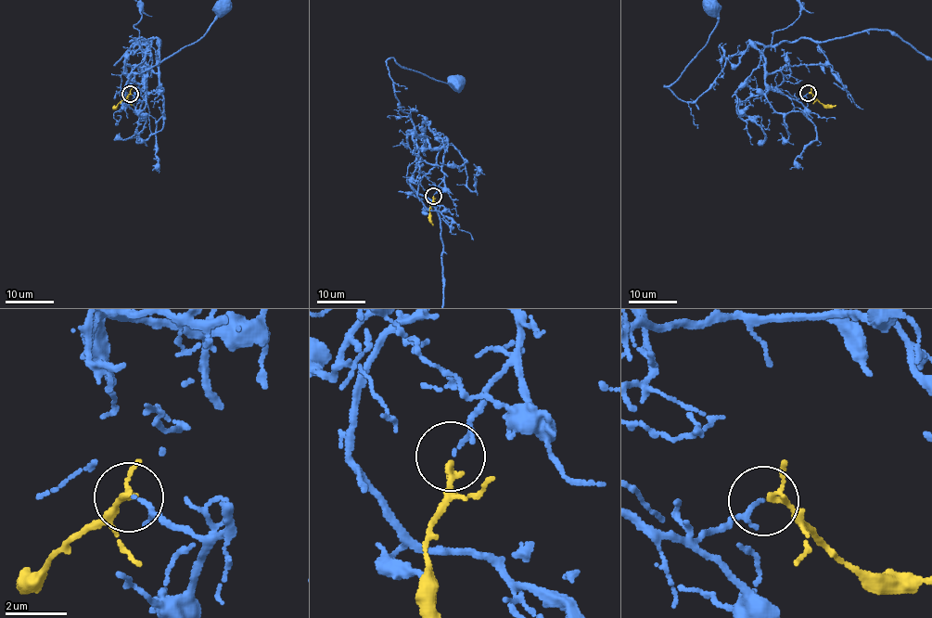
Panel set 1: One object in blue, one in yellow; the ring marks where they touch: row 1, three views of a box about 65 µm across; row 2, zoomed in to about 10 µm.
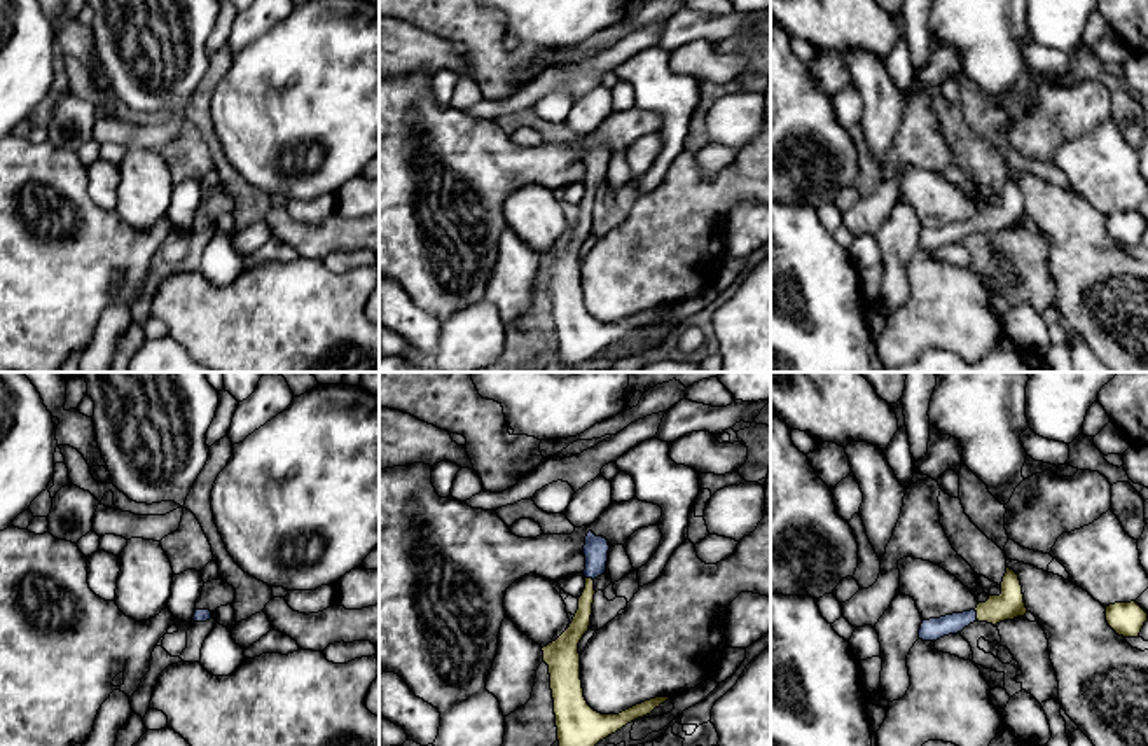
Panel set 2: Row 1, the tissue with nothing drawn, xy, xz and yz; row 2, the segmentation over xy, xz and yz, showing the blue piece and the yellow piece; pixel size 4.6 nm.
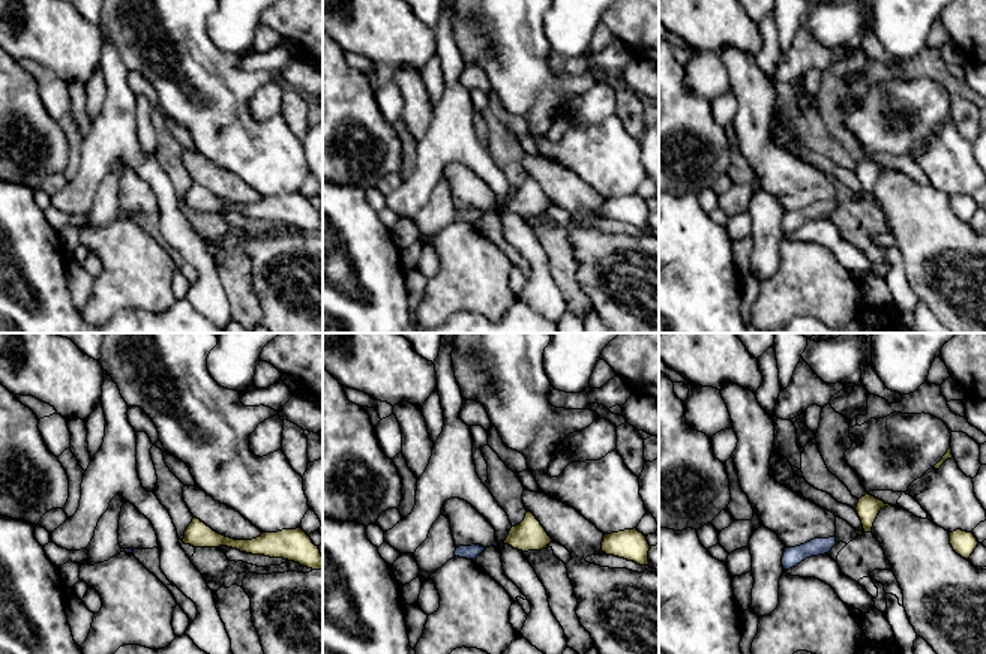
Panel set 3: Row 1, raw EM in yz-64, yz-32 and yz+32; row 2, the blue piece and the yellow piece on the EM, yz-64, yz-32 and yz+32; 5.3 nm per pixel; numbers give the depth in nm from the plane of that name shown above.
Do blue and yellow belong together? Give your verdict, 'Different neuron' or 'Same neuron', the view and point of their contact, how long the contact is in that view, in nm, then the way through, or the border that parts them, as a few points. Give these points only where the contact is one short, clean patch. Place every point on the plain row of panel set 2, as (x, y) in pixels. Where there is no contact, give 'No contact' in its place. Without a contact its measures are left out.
Same neuron. Touches blue at yz (975, 224). Shared border 50 nm. Path across: yz (932, 238), (975, 224), (1009, 214)

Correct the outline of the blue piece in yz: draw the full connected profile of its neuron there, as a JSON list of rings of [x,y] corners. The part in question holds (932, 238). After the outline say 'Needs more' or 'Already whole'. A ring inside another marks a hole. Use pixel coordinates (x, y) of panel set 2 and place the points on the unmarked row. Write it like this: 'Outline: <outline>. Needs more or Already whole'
Outline: [[[1006,176],[1001,190],[1001,203],[989,204],[985,211],[979,211],[975,218],[952,222],[940,227],[923,229],[919,238],[919,248],[937,250],[949,243],[958,243],[973,231],[999,232],[1026,225],[1027,217],[1024,211],[1022,194],[1019,183]]]. Needs more

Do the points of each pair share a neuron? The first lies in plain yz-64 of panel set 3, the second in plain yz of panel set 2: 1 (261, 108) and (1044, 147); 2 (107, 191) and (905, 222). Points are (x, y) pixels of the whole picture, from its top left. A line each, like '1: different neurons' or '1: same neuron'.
1: same neuron
2: same neuron

